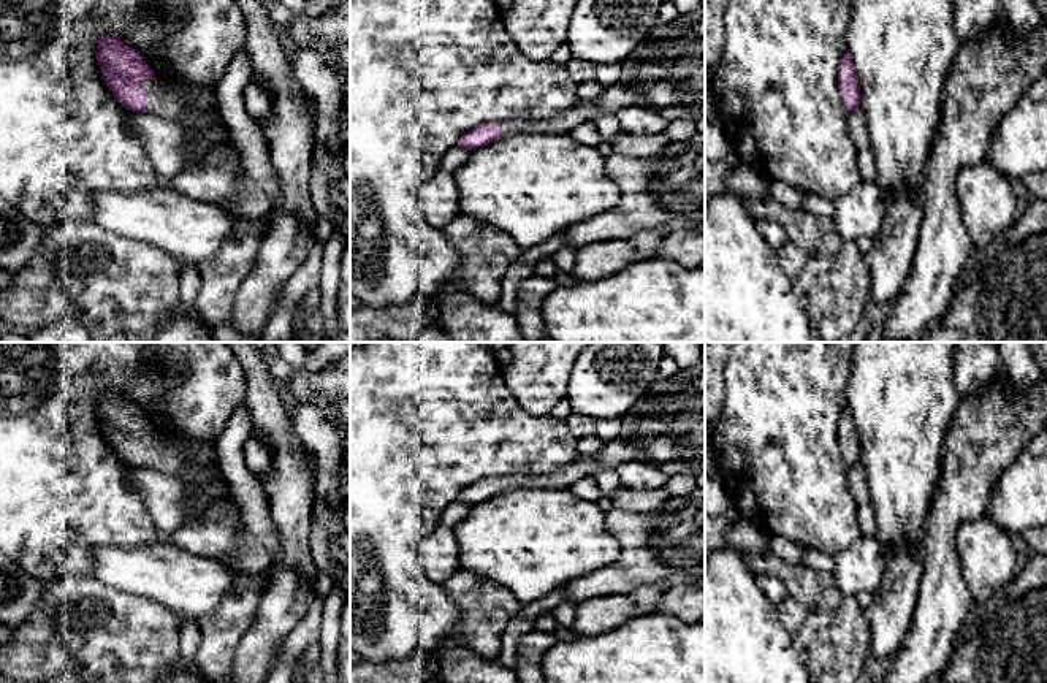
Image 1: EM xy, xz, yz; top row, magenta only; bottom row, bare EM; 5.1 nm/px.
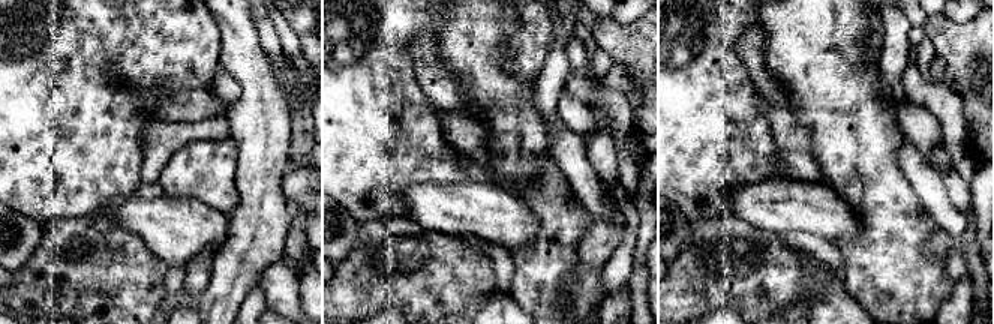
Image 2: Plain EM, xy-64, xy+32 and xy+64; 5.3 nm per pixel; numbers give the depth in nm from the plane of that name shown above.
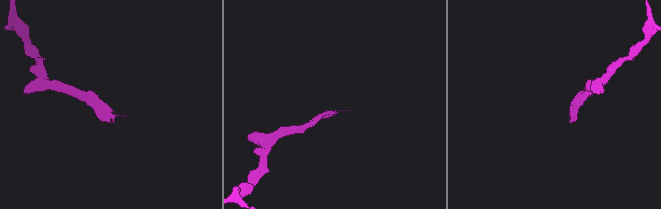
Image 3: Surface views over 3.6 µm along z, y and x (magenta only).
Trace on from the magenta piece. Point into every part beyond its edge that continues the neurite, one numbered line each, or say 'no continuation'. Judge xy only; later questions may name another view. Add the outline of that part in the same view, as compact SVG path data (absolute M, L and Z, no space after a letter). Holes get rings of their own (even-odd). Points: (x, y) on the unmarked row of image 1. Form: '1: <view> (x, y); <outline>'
1: xy (167, 457); M152 433L143 437L149 448L146 467L179 475L190 467L211 467L217 463L217 450L214 442L182 442L174 444Z

